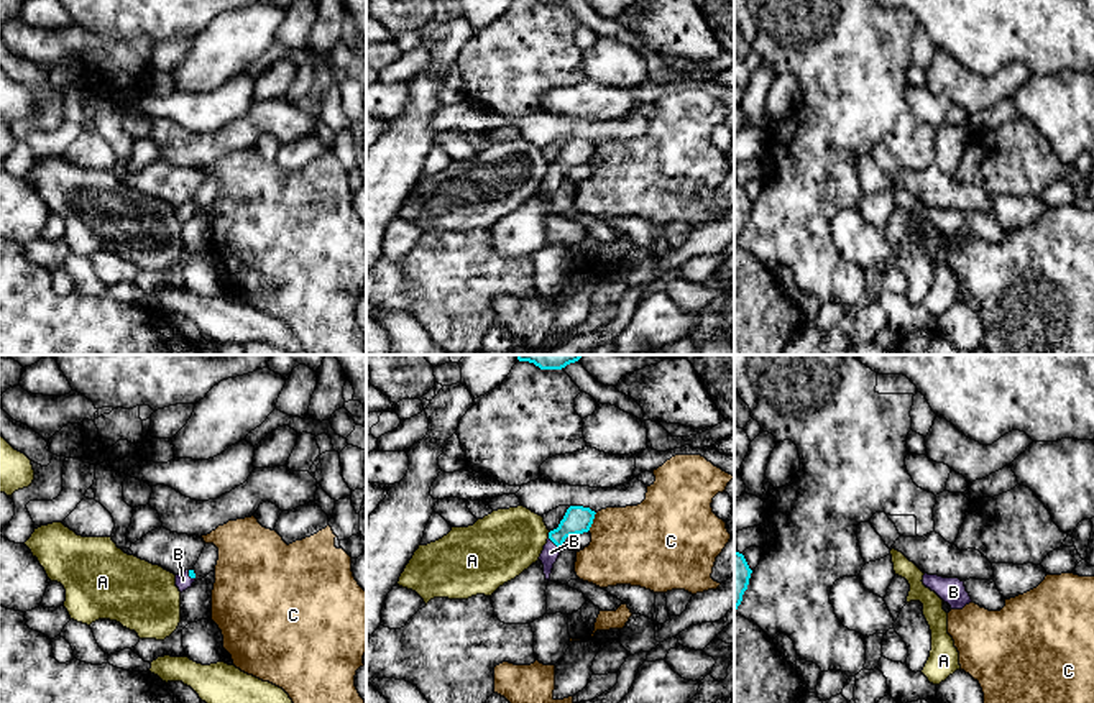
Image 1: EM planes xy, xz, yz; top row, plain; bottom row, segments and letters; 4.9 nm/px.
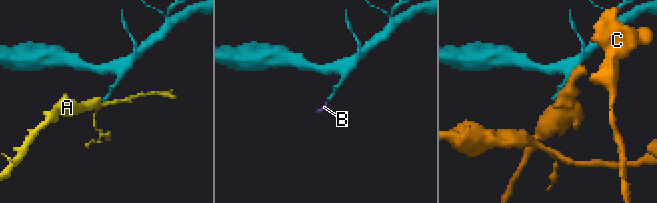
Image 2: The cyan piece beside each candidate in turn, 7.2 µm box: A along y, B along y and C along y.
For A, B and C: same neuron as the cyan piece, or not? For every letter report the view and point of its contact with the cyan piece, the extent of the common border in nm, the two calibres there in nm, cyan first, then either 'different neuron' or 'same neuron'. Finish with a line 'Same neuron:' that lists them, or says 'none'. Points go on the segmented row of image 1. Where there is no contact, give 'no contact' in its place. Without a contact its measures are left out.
A: xz (549, 534) | 40 nm | 140/320 nm | different neuron
B: xz (556, 544) | 90 nm | 140/90 nm | same neuron
C: xz (592, 521) | 100 nm | 140/380 nm | different neuron
Same neuron: B

